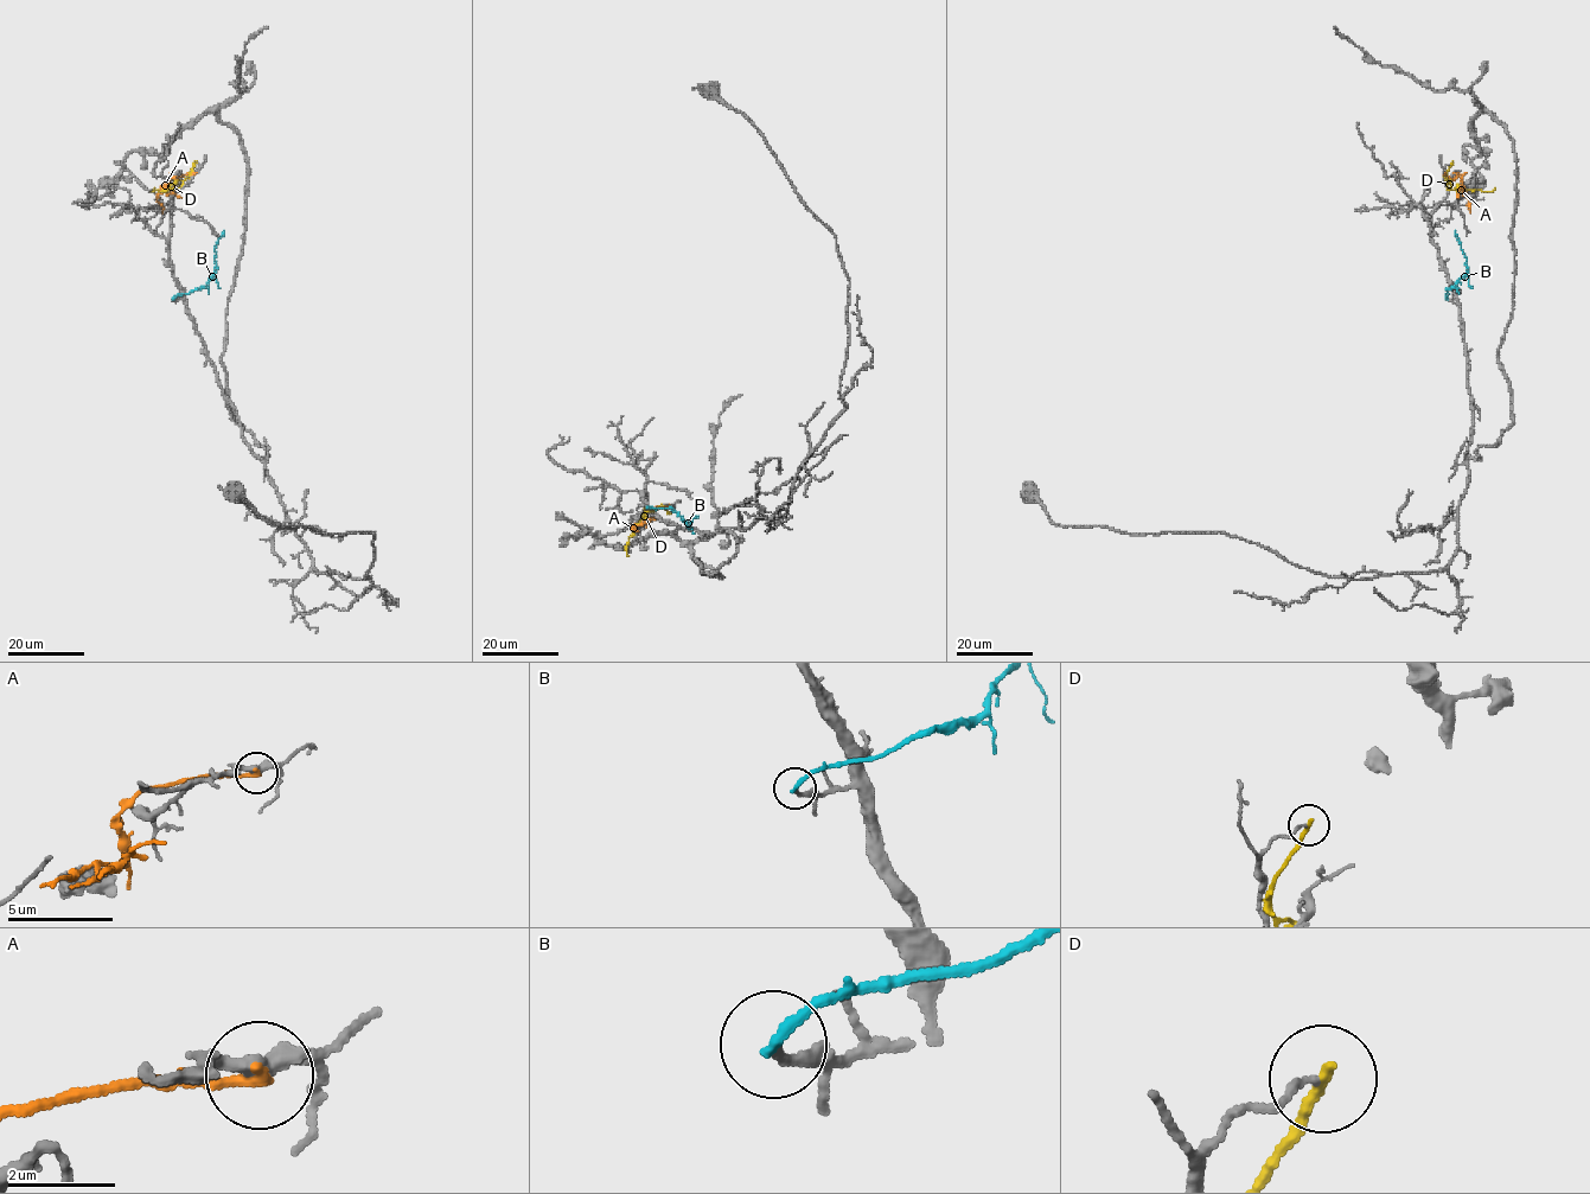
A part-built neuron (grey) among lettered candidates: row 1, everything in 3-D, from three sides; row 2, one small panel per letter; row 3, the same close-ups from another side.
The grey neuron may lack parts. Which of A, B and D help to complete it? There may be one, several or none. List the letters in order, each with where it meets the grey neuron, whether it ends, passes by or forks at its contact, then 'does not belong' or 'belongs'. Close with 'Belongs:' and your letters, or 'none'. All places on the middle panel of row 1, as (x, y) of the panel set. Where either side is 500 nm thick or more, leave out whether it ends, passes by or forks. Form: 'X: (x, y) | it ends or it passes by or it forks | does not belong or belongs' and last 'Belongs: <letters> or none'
A: (669, 505) | it ends | does not belong
B: (646, 508) | it ends | belongs
D: (670, 514) | it ends | does not belong
Belongs: B

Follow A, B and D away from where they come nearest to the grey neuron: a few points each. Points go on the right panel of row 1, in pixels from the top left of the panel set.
A: (1444, 173), (1453, 179), (1462, 177), (1470, 212)
B: (1447, 299), (1448, 289), (1466, 274), (1466, 256), (1455, 230)
D: (1453, 163), (1445, 176), (1449, 189), (1486, 192), (1494, 189)

